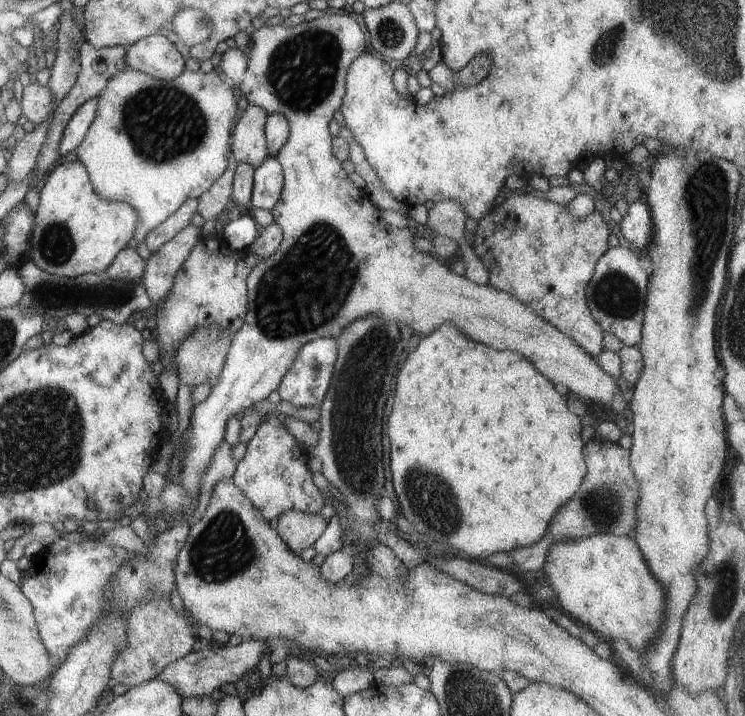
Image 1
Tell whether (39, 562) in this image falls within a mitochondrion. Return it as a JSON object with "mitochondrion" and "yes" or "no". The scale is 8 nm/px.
{"mitochondrion":"no"}

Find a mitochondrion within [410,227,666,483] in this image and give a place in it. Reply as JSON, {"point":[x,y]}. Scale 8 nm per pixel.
{"point":[615,293]}

